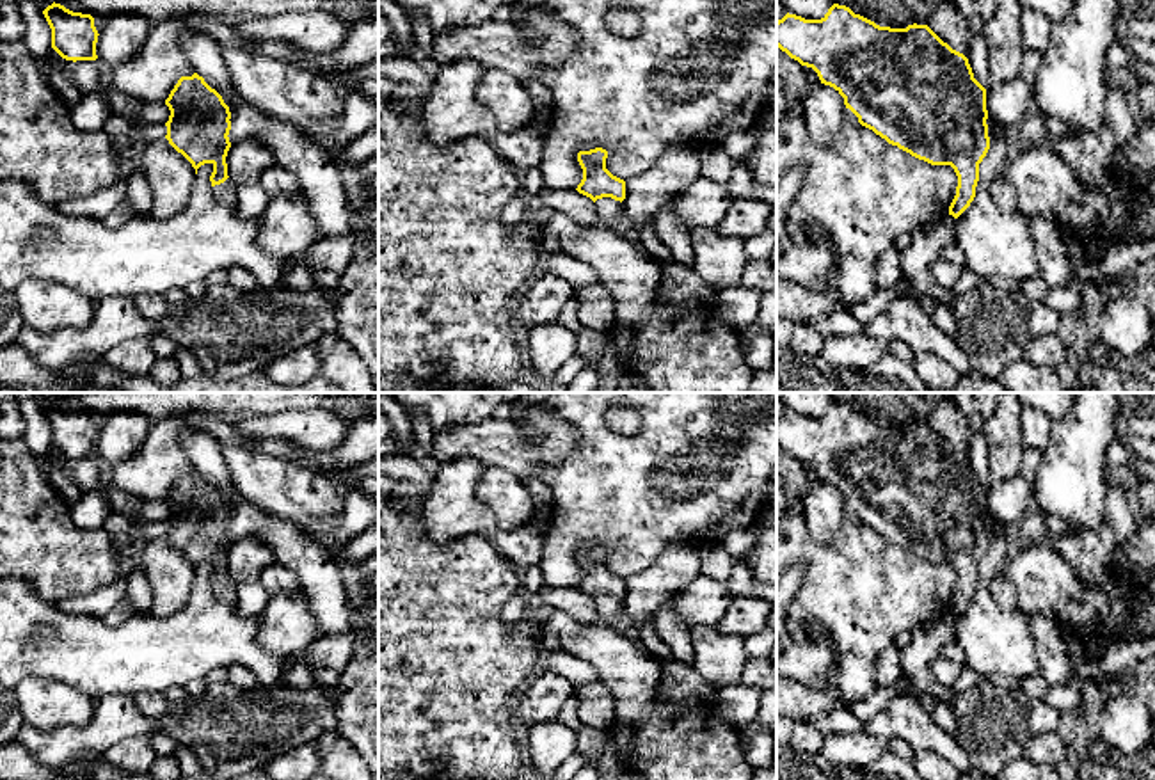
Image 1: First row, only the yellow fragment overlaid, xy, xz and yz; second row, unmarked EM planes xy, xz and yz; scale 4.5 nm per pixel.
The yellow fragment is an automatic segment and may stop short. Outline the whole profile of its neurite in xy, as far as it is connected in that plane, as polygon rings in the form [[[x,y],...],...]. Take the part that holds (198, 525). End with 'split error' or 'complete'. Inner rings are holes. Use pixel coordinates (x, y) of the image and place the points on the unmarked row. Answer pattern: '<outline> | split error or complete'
[[[181,474],[171,489],[165,503],[171,508],[165,537],[195,567],[213,563],[211,585],[224,581],[227,574],[226,554],[231,545],[231,510],[222,494],[203,474]]] | complete

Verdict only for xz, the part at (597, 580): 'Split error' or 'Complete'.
Complete

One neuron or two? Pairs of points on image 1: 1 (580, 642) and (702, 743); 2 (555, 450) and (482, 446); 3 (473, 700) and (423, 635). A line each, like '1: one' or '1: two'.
1: one
2: one
3: one

